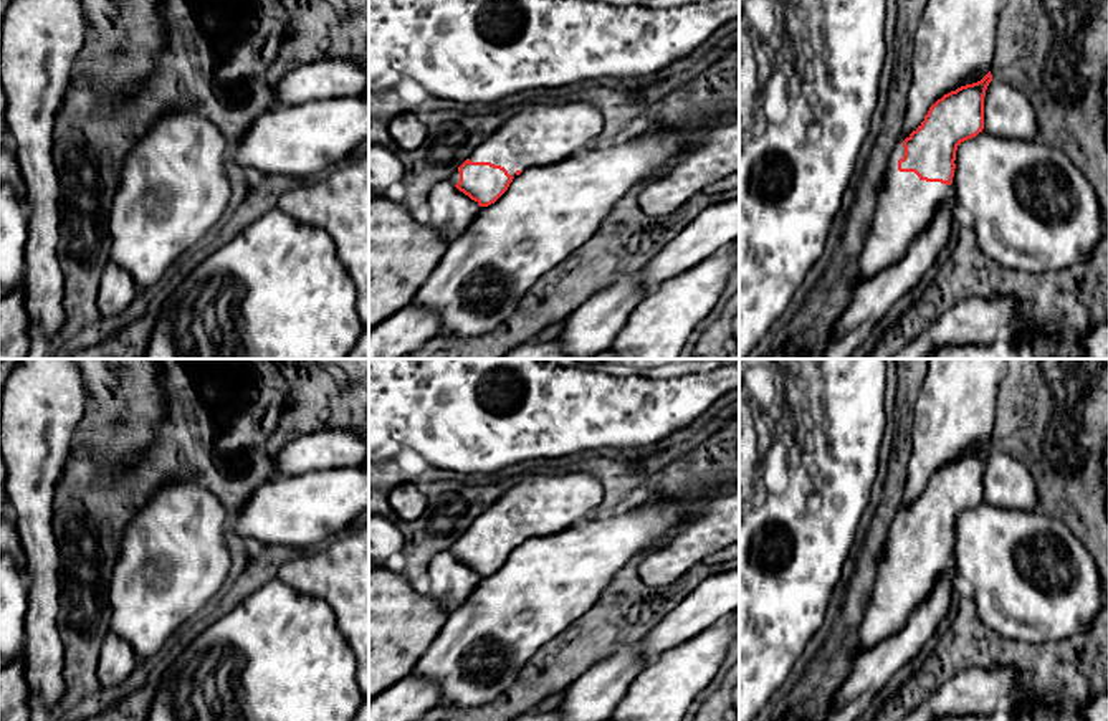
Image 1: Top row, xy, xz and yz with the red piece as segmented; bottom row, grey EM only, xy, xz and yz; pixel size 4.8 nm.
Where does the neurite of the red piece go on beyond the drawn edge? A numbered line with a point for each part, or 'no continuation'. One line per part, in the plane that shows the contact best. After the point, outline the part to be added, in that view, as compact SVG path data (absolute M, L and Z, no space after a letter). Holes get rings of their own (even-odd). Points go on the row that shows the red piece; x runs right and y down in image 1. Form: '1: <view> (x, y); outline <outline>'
1: yz (955, 43); outline M926 0L913 36L911 88L901 132L875 198L872 227L860 251L863 281L900 261L931 223L951 185L900 172L903 141L916 131L944 94L981 81L996 53L999 15L1005 0Z

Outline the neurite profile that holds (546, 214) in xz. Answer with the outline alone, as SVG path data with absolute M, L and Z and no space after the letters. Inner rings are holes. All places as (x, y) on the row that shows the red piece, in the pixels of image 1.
M703 114L686 126L638 126L580 157L571 155L557 164L521 172L494 203L481 207L470 227L448 241L443 258L412 303L427 306L438 316L442 336L471 339L491 332L518 309L544 273L592 238L618 200L688 150L706 121L708 114Z

